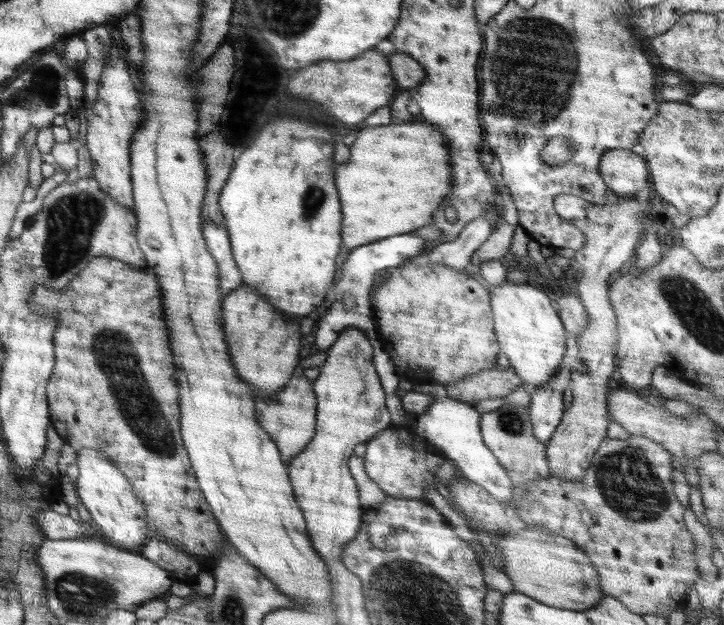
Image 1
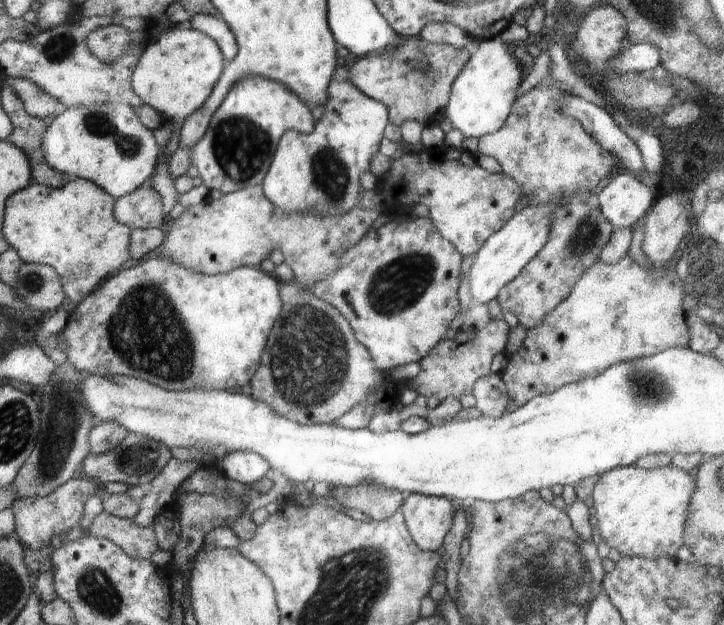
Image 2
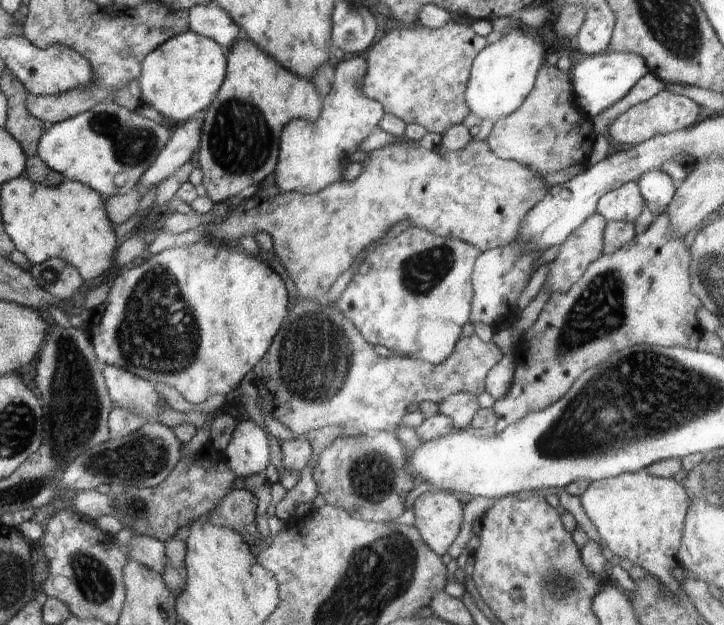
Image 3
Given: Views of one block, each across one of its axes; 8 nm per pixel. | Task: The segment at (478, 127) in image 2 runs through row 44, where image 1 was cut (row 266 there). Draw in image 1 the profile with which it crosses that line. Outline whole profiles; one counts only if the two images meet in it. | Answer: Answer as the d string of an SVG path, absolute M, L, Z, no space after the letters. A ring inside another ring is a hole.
M499 259L483 262L480 275L489 284L490 306L495 332L501 354L506 356L510 367L523 380L524 385L534 389L543 385L561 367L566 350L565 328L558 313L550 305L548 295L529 285L510 283L506 280L508 269Z

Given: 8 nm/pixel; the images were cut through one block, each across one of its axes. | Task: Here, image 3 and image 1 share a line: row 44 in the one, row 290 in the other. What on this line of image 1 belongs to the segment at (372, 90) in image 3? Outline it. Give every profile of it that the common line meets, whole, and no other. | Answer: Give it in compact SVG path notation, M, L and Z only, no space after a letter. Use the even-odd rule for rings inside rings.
M423 252L421 255L415 256L412 259L406 260L401 266L394 267L384 272L388 271L388 278L378 284L376 290L374 290L374 304L375 310L378 310L378 326L377 329L379 334L379 340L388 353L390 360L394 363L396 376L399 379L405 378L410 382L420 382L420 373L422 373L422 384L428 384L431 380L438 382L438 384L452 384L453 382L458 382L467 376L474 376L479 374L483 370L490 370L496 365L496 359L501 354L501 350L493 331L493 314L490 306L489 291L484 288L478 281L476 281L473 276L466 274L466 272L456 272L446 265L435 265L429 263L429 258L427 253Z

